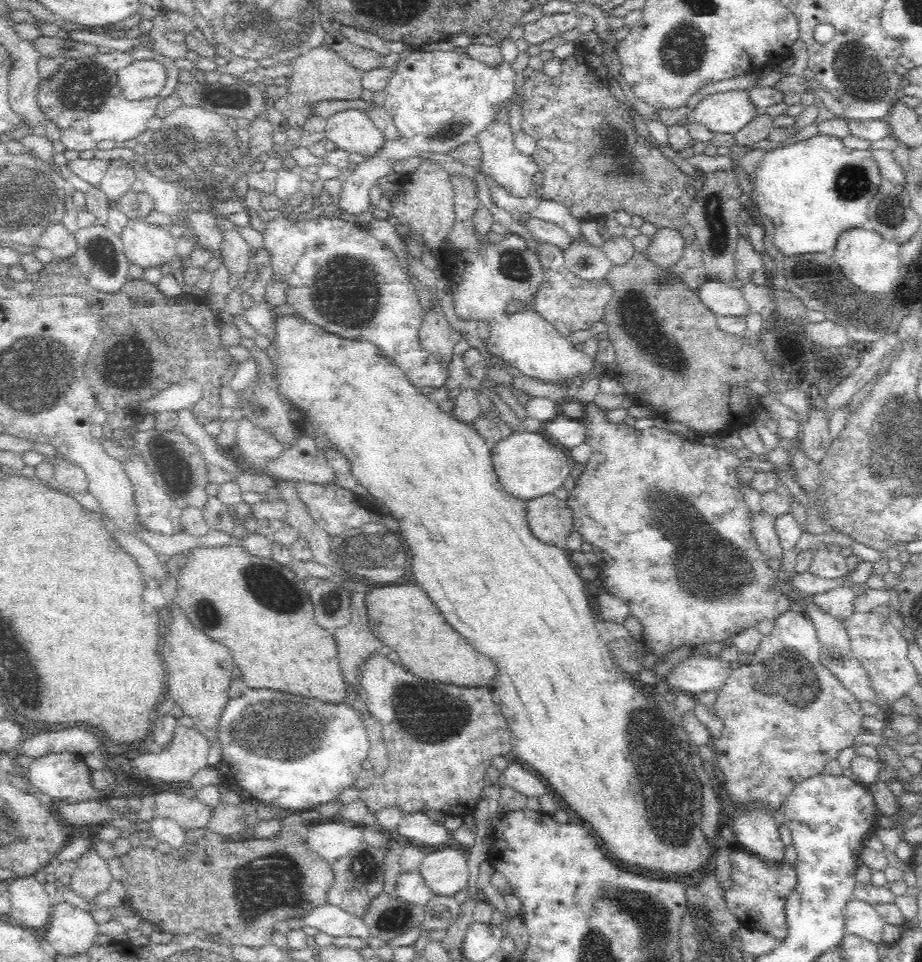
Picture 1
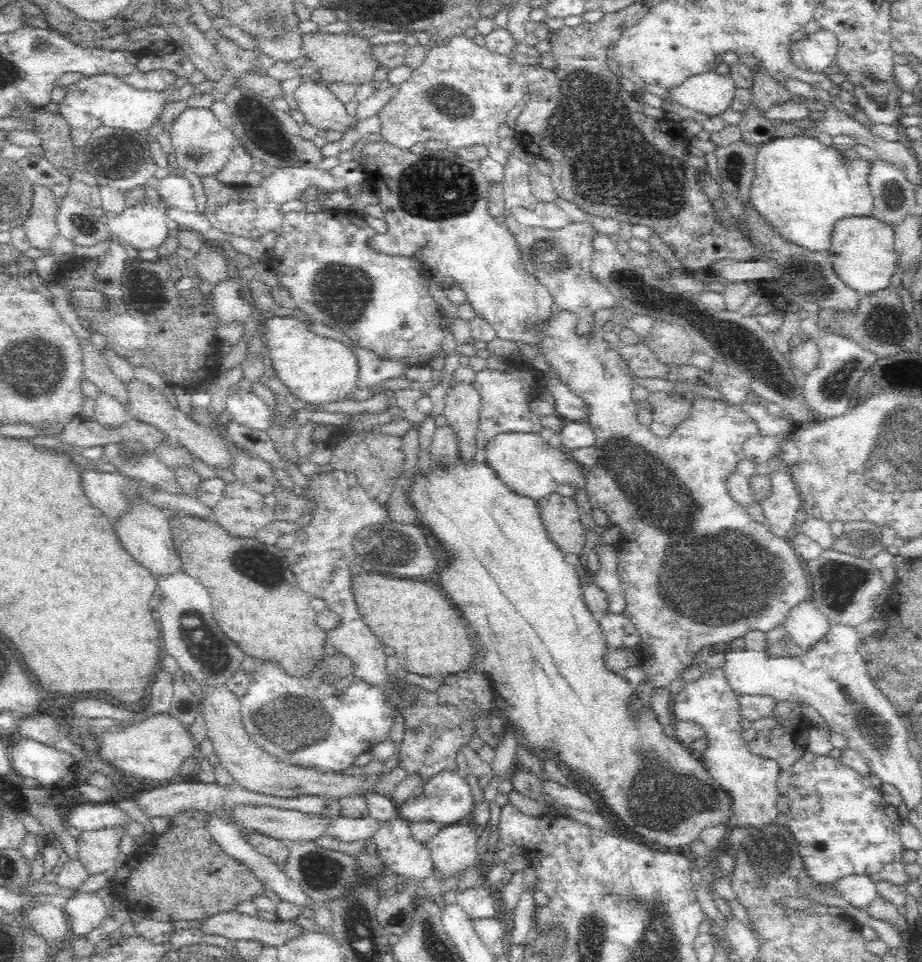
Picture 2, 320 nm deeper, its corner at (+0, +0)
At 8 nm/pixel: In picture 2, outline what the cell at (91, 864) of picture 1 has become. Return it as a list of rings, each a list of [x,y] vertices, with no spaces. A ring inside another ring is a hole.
[[[104,828],[81,832],[77,838],[78,860],[89,876],[117,867],[119,844],[124,828]]]

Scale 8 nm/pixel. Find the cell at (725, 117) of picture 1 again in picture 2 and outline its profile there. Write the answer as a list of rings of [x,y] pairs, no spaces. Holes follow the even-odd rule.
[[[709,71],[704,75],[692,76],[682,86],[672,88],[669,94],[674,102],[688,110],[710,117],[720,116],[732,106],[736,90],[736,83],[728,75]]]

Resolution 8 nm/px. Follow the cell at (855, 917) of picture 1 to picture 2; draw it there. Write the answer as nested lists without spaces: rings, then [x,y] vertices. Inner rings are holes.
[[[864,875],[846,876],[838,880],[834,888],[844,900],[848,901],[848,904],[858,910],[866,910],[870,902],[879,896],[875,882]]]

